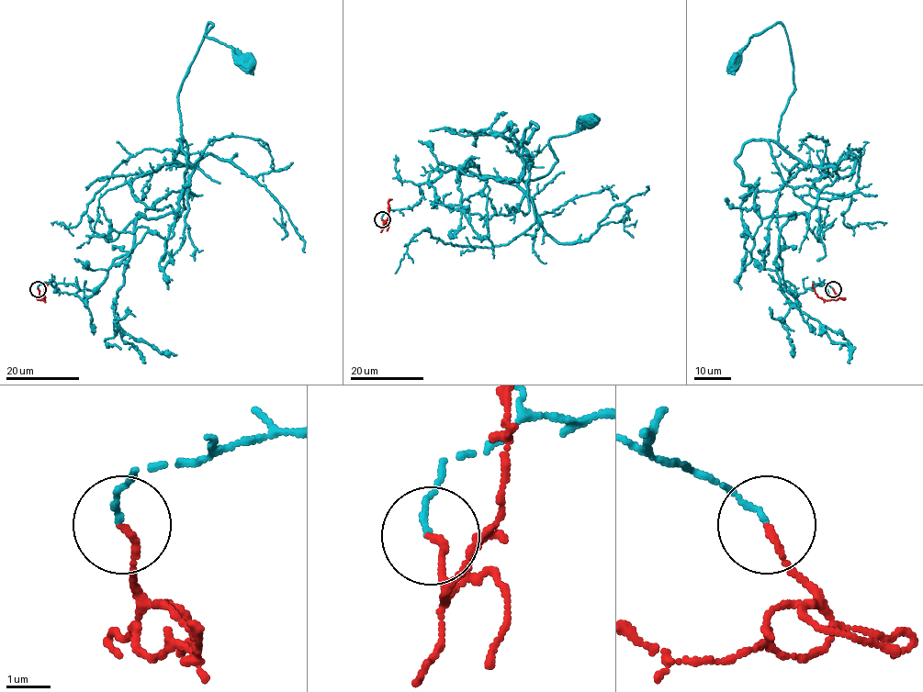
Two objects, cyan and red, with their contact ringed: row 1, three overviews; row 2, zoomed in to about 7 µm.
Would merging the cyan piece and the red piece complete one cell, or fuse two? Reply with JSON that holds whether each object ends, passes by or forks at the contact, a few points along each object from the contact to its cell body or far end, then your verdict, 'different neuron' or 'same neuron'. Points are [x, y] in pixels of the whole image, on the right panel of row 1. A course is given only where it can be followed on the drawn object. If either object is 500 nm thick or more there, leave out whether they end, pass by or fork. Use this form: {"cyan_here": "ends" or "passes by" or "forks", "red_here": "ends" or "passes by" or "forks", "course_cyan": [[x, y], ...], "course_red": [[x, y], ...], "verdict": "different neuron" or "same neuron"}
{"cyan_here": "ends", "red_here": "ends", "course_cyan": [[832, 289], [786, 289], [795, 213], [762, 217], [736, 161], [778, 139], [784, 27], [734, 61]], "course_red": [[832, 289], [836, 295], [830, 300], [823, 300], [815, 293], [812, 284]], "verdict": "same neuron"}

